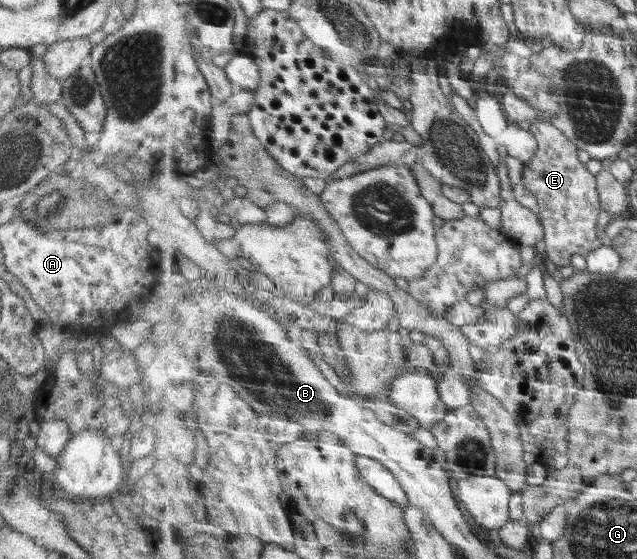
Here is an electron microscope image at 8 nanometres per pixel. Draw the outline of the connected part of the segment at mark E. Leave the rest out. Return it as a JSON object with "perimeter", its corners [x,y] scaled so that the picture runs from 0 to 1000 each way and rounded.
{"perimeter":[[[840,216],[832,234],[848,250],[848,268],[826,292],[824,335],[845,354],[846,369],[843,381],[849,388],[857,408],[857,424],[852,440],[873,479],[882,476],[900,476],[903,454],[917,454],[920,460],[926,451],[947,440],[947,429],[940,426],[940,386],[943,386],[945,361],[937,313],[928,311],[918,292],[909,286],[909,263],[873,224],[862,216]]]}

